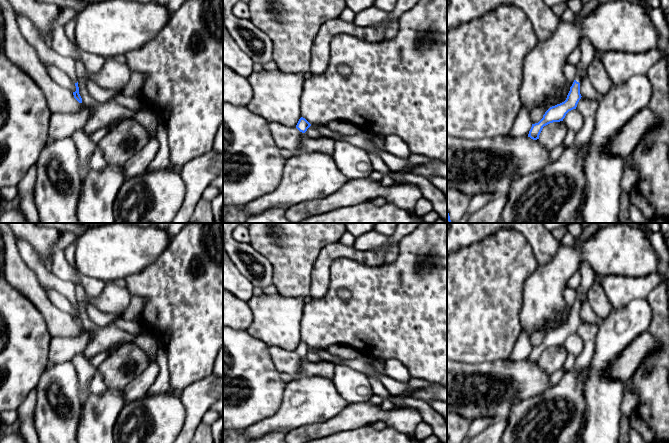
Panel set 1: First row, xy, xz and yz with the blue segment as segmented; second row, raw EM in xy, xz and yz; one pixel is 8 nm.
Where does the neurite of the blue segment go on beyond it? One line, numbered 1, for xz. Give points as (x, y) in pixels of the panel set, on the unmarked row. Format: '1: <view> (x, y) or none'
1: none

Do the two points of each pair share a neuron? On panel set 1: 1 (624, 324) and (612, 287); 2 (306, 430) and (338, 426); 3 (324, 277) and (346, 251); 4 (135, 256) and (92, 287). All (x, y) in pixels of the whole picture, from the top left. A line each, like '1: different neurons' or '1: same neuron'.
1: different neurons
2: same neuron
3: same neuron
4: different neurons

